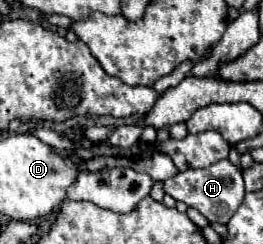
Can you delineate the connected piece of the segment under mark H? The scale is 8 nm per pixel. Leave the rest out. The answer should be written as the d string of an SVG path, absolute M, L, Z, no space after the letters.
M219 160L213 166L199 168L199 170L185 170L177 176L165 180L165 192L171 194L175 200L185 202L187 206L199 210L211 224L227 224L229 218L235 214L237 206L245 196L241 170L237 170L229 160Z

